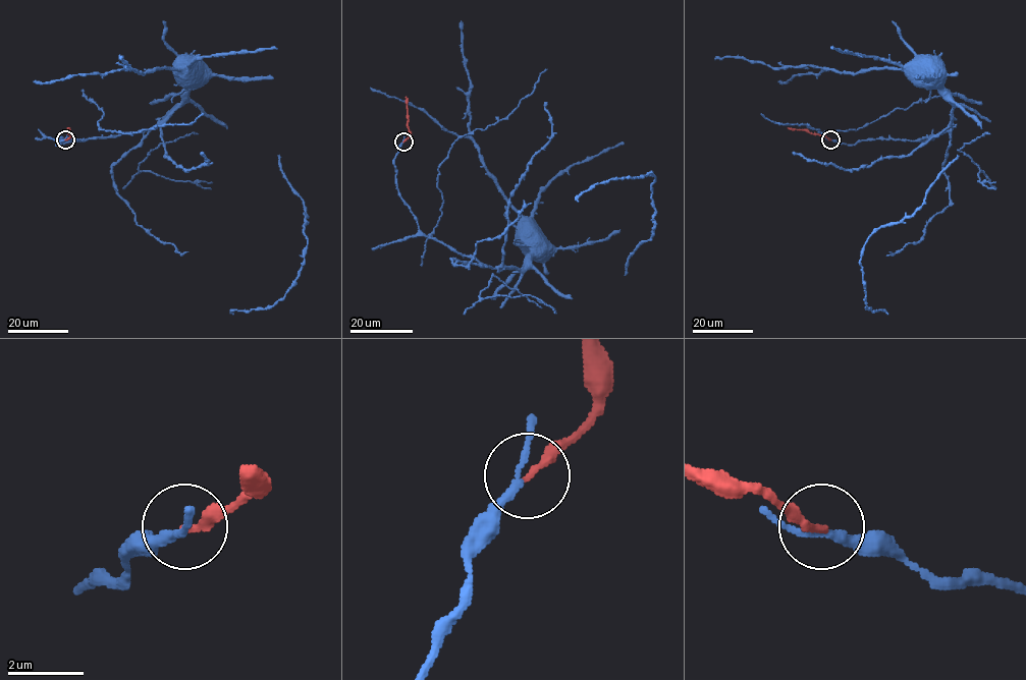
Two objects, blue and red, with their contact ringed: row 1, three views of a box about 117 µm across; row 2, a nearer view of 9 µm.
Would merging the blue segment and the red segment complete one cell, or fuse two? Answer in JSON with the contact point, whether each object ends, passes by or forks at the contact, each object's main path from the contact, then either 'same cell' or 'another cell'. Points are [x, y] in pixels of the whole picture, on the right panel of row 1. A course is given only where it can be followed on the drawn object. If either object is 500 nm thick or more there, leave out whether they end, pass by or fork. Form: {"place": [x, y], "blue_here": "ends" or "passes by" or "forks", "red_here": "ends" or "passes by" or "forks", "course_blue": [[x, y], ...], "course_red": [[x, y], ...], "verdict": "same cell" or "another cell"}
{"place": [830, 139], "blue_here": "passes by", "red_here": "ends", "course_blue": [[830, 139], [848, 145], [881, 138], [919, 140], [948, 131], [952, 127], [953, 103], [929, 77]], "course_red": [[830, 138], [788, 127]], "verdict": "same cell"}

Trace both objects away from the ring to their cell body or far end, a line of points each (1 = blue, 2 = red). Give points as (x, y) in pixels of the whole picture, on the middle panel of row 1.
1: (402, 142), (394, 159), (396, 188), (423, 233), (492, 268), (523, 269), (530, 254), (528, 246), (538, 244)
2: (403, 142), (410, 135), (406, 97)

